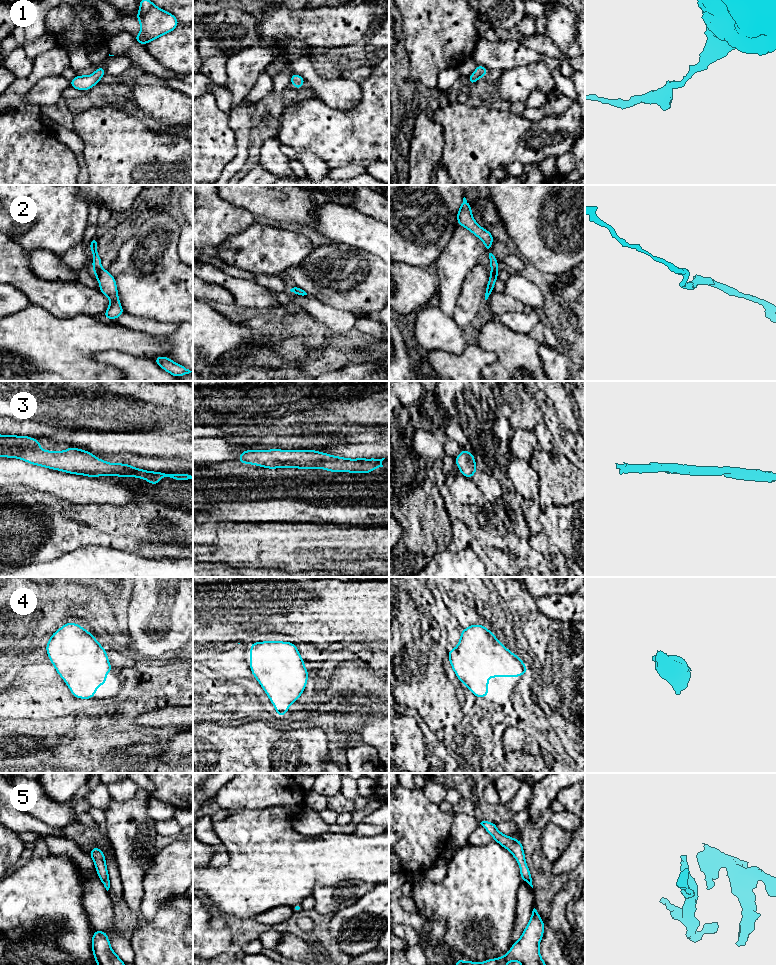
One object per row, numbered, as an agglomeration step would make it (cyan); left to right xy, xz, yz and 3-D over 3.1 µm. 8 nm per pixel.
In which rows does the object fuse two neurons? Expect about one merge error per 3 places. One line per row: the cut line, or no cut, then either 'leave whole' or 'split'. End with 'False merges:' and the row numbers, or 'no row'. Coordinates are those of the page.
1: no cut; leave whole
2: no cut; leave whole
3: no cut; leave whole
4: no cut; leave whole
5: no cut; leave whole
False merges: no row

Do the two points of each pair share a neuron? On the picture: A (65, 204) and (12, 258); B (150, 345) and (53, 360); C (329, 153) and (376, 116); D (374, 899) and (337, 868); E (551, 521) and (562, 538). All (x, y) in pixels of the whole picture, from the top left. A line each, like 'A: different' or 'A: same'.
A: different
B: same
C: same
D: different
E: same

